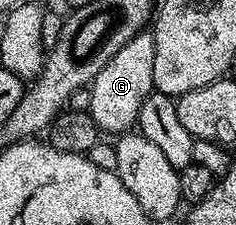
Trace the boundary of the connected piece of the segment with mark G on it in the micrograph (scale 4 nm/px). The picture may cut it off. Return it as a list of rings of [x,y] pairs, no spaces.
[[[140,31],[124,42],[116,54],[112,54],[108,66],[104,66],[104,70],[100,70],[100,74],[96,74],[96,78],[88,85],[91,92],[88,111],[103,133],[125,134],[137,125],[140,106],[144,98],[154,91],[152,58],[156,58],[153,31]]]

